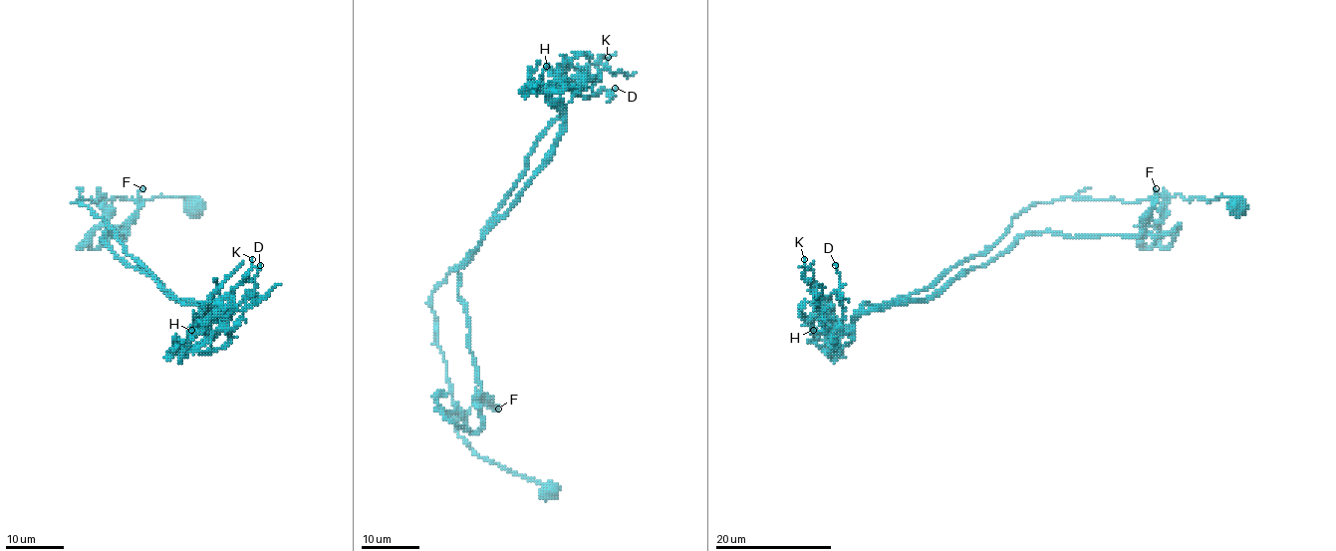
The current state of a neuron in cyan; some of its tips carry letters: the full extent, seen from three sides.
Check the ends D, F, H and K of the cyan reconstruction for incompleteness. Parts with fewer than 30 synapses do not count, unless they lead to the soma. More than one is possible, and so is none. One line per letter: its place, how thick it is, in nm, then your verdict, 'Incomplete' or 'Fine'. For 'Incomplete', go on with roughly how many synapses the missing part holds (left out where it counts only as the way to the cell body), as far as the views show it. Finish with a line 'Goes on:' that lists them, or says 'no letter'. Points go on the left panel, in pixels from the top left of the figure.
D: Place: (260, 265). Thickness 120 nm. Fine
F: Place: (142, 188). Thickness 200 nm. Fine
H: Place: (191, 330). Thickness 160 nm. Fine
K: Place: (252, 259). Thickness 220 nm. Fine
Goes on: no letter

